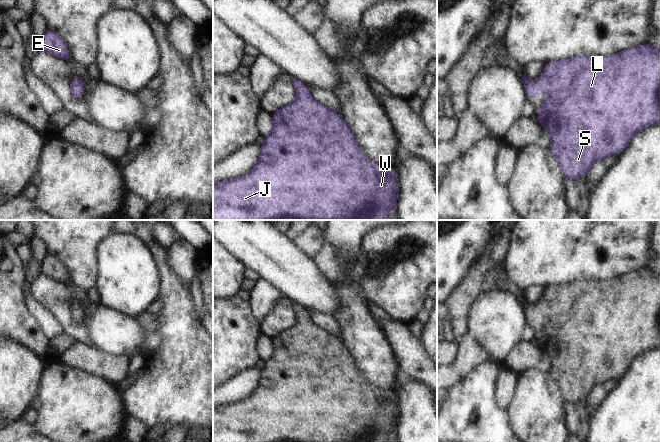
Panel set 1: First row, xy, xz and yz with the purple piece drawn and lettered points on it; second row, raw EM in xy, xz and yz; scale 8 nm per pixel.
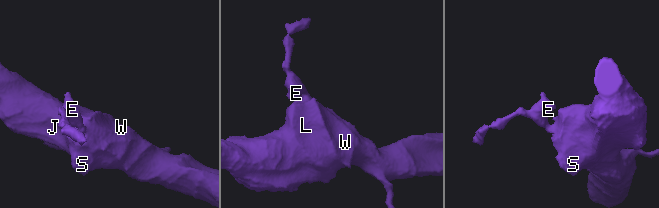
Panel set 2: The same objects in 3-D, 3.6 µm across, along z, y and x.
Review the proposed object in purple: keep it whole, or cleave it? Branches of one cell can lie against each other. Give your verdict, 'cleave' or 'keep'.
keep

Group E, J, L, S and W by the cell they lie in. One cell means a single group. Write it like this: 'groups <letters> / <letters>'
groups E J L S W

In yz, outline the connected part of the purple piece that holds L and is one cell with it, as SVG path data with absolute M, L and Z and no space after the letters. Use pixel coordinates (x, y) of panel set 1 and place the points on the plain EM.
M653 269L633 270L607 281L580 279L556 284L546 288L541 300L532 306L524 293L520 305L526 310L527 321L540 321L541 311L547 310L547 324L537 330L542 335L537 347L550 358L550 374L563 398L574 405L586 400L595 386L620 377L643 352L660 348L660 274Z

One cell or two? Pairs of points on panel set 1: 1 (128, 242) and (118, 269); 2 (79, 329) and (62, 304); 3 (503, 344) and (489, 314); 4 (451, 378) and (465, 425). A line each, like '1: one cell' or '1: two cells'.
1: one cell
2: one cell
3: one cell
4: two cells

